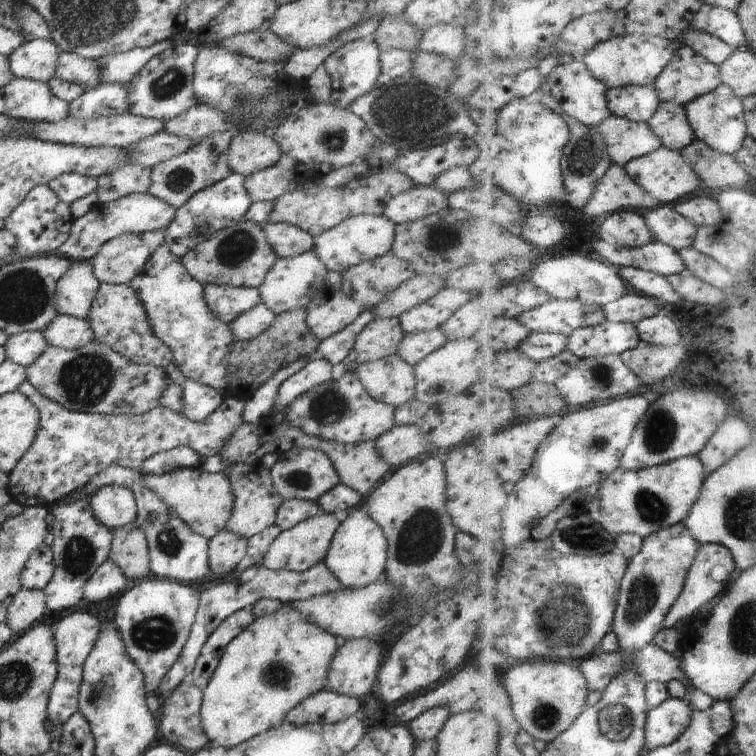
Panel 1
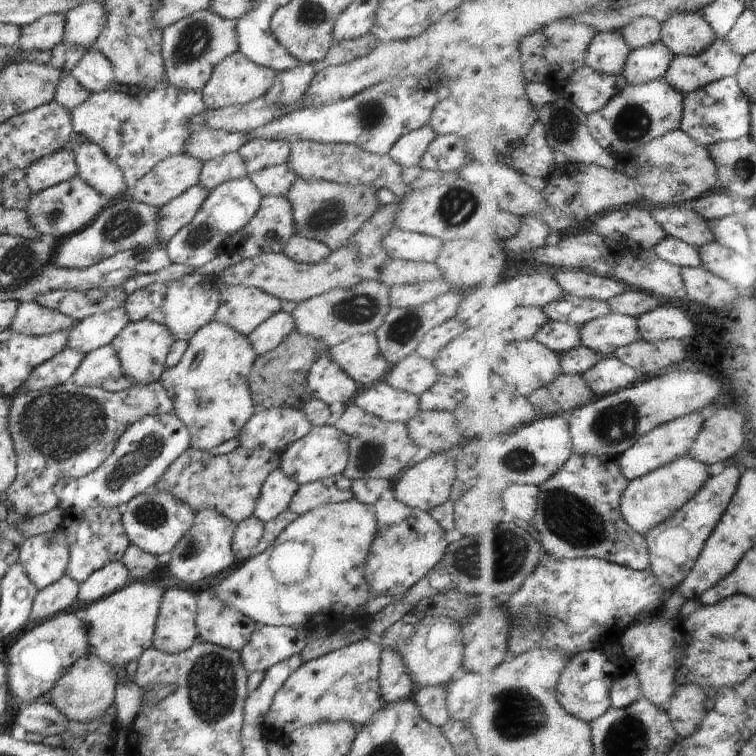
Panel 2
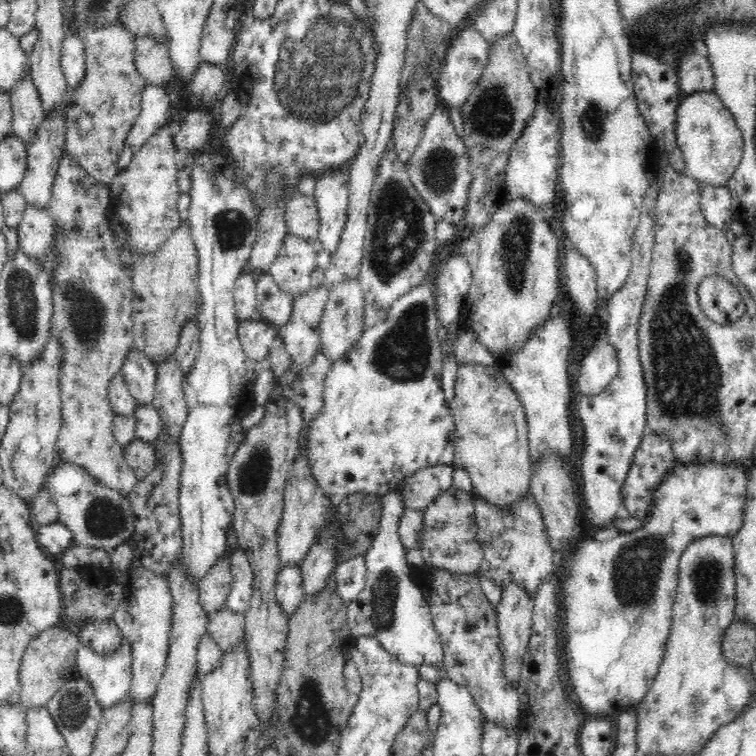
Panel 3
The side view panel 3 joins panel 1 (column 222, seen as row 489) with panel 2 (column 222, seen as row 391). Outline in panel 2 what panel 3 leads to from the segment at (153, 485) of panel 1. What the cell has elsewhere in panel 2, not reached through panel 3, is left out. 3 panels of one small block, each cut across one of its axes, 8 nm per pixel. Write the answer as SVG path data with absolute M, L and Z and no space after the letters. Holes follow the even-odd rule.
M240 444L225 455L213 455L209 451L190 447L173 460L151 491L166 490L174 498L188 504L195 513L212 508L226 516L228 520L232 520L234 524L238 524L254 514L262 484L270 472L280 468L280 456L281 453L272 452L267 448L252 450Z

